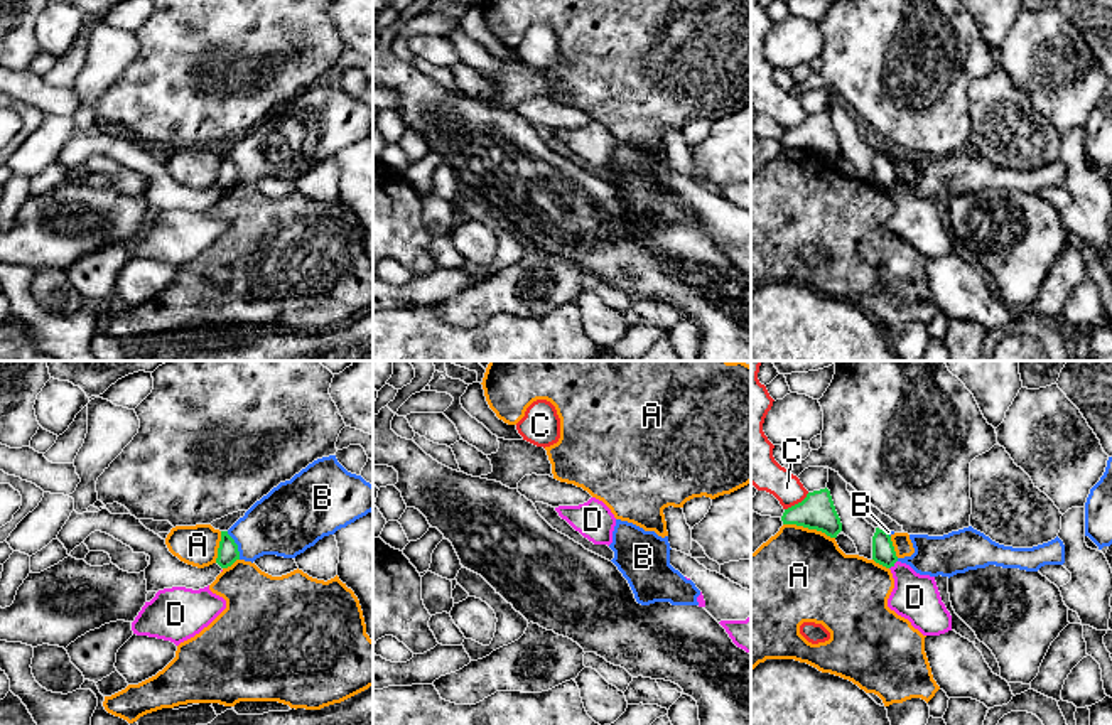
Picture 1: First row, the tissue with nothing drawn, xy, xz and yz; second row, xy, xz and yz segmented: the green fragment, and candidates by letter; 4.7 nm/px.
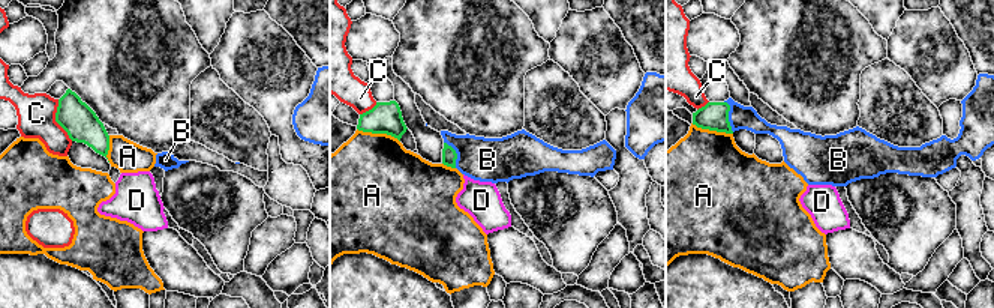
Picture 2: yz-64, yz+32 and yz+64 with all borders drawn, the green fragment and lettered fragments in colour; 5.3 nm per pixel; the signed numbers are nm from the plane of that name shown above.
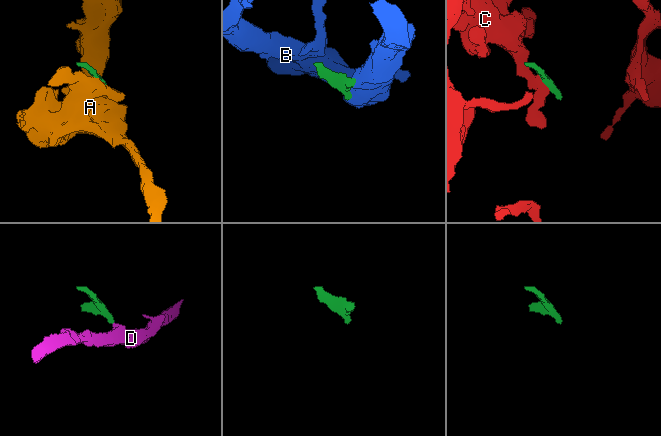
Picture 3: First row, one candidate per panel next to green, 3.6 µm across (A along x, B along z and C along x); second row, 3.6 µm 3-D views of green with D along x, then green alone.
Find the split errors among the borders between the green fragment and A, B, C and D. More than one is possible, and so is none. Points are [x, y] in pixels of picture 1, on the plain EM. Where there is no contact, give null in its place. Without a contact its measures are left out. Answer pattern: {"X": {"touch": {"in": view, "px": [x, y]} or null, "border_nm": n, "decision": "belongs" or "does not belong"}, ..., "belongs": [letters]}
{"A": {"touch": {"in": "yz", "px": [809, 150]}, "border_nm": 260, "decision": "does not belong"}, "B": {"touch": {"in": "xy", "px": [237, 167]}, "border_nm": 150, "decision": "does not belong"}, "C": {"touch": {"in": "yz", "px": [798, 125]}, "border_nm": 150, "decision": "does not belong"}, "D": {"touch": {"in": "yz", "px": [893, 187]}, "border_nm": 60, "decision": "does not belong"}, "belongs": []}

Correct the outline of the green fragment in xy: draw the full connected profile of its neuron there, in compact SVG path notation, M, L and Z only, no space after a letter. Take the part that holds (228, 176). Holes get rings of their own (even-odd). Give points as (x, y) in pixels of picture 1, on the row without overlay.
M221 153L221 164L219 164L219 170L218 170L216 185L218 185L221 191L228 191L228 189L231 189L236 182L240 182L238 167L236 167L235 162L228 157L228 153Z

